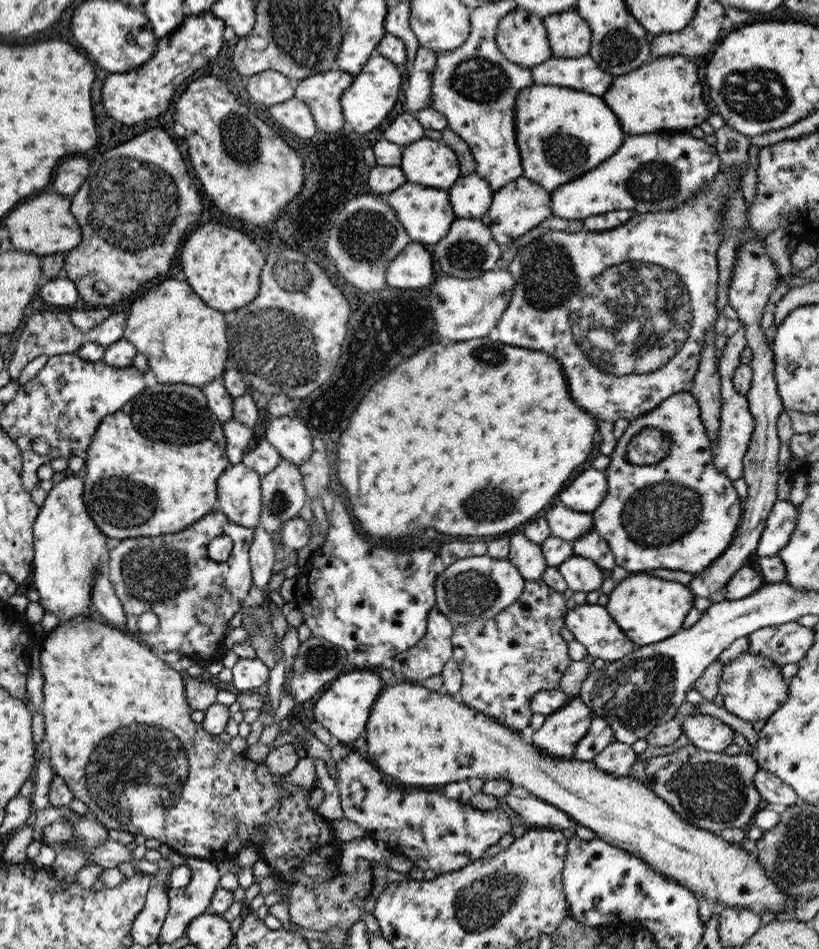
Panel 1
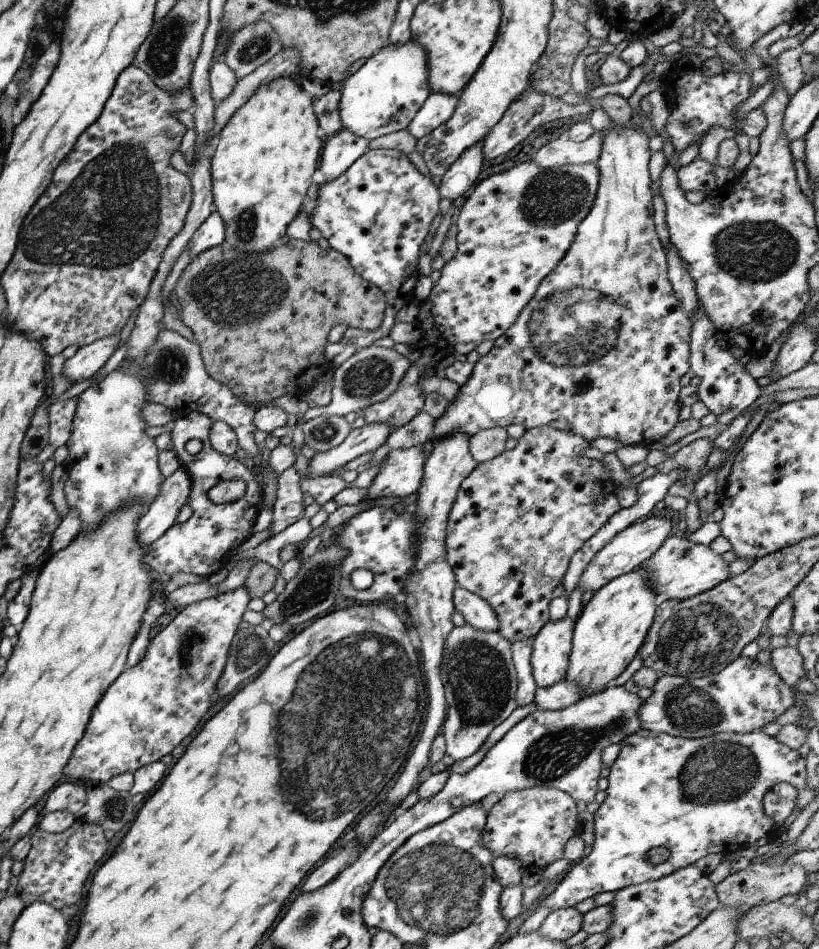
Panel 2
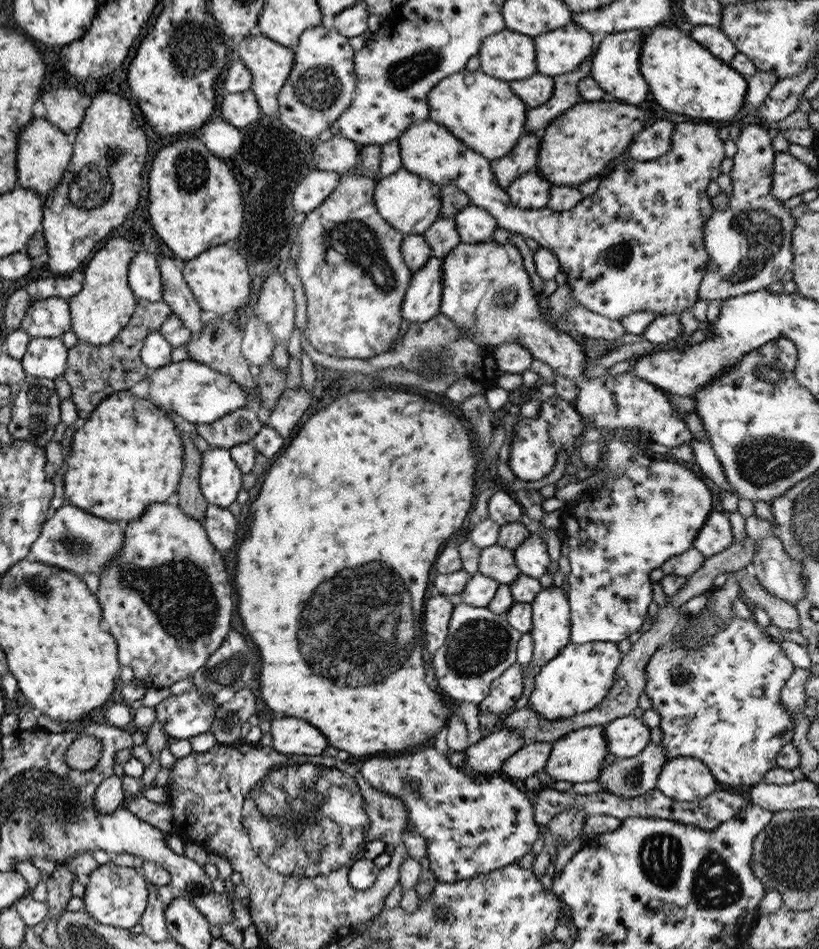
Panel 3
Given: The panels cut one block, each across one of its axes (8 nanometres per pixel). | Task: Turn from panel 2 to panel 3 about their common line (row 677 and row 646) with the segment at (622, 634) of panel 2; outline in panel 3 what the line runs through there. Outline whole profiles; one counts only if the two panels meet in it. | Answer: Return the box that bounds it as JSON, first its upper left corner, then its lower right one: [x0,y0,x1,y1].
[528,643,622,720]

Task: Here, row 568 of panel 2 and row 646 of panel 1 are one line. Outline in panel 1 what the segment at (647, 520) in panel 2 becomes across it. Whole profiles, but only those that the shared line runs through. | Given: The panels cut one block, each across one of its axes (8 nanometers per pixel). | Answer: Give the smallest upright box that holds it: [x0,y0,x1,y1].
[564,602,638,663]

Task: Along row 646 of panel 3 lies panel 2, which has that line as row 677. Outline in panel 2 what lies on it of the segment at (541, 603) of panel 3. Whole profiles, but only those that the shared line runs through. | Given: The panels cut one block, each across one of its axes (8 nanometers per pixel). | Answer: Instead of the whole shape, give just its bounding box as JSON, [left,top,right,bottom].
[530,615,575,688]

